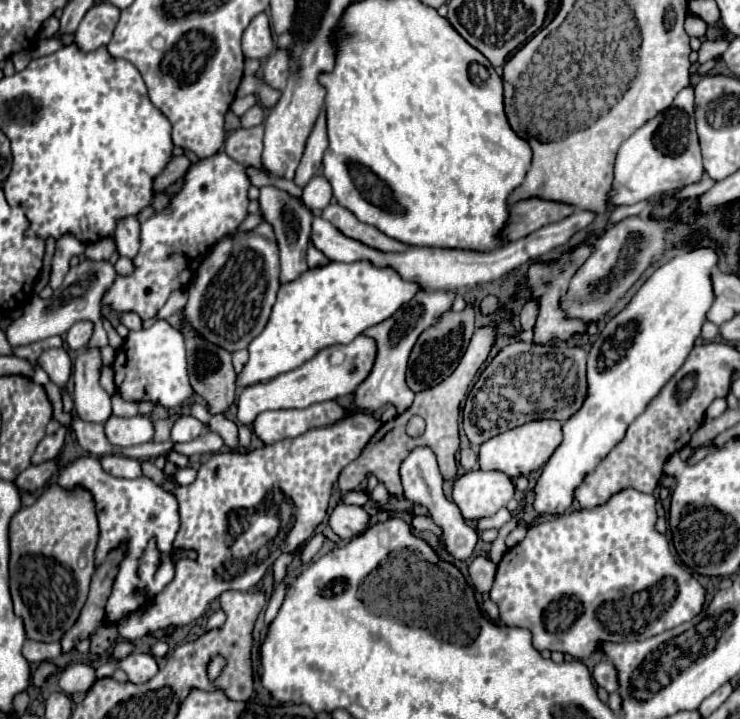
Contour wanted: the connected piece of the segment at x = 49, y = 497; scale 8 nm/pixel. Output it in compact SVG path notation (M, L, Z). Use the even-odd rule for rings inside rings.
M52 484L34 506L20 508L10 520L10 592L14 612L24 620L26 636L38 642L58 642L62 634L76 622L80 608L86 602L90 578L94 574L94 548L98 542L98 522L92 494L76 488L72 492ZM86 556L86 566L80 568L80 558Z

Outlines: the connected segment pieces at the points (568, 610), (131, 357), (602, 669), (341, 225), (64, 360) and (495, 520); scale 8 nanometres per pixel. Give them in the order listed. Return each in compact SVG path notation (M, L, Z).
M624 488L620 492L616 492L606 504L596 506L596 508L582 508L582 510L574 510L574 512L566 512L562 516L554 516L552 520L546 520L542 524L530 526L526 538L516 544L514 548L508 548L506 554L502 556L500 564L498 564L498 572L496 572L494 586L490 590L490 600L498 604L500 608L500 620L506 626L520 626L520 628L528 628L532 632L532 644L538 652L542 650L558 650L562 654L570 654L578 660L590 658L596 650L602 648L604 642L616 642L616 644L624 644L624 642L638 642L638 640L646 640L650 636L662 634L664 630L670 630L682 622L692 620L696 614L700 614L702 604L704 604L704 588L700 586L700 582L686 572L684 566L680 566L674 556L670 554L668 548L668 540L664 534L656 532L654 524L656 524L656 498L652 494L644 494L632 488Z
M158 320L148 330L130 332L124 346L116 354L114 362L116 388L126 400L150 400L166 408L178 408L192 396L192 386L188 382L184 336L168 322Z
M602 660L594 666L592 670L592 678L594 682L604 688L606 692L618 692L620 684L618 684L618 674L616 674L616 666L612 666L610 660Z
M336 202L328 204L324 208L322 216L328 222L332 222L344 236L348 236L352 240L358 240L358 242L362 242L370 248L376 248L380 252L404 252L406 250L404 244L396 242L394 238L388 238L380 230L376 230L376 226L368 226L368 224L356 220L356 216L350 210L338 206Z
M50 348L44 350L38 358L38 366L50 376L50 380L58 386L64 386L70 378L72 372L72 362L70 356L64 348Z
M500 508L494 516L490 518L482 518L478 520L478 528L480 530L486 530L486 528L502 528L506 522L512 520L512 514L506 510L506 508Z

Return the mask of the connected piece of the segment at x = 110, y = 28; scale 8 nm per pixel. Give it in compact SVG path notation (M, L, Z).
M112 4L92 6L86 12L86 16L82 18L82 22L74 34L74 44L82 52L94 52L94 50L106 46L112 38L118 18L120 18L120 10Z

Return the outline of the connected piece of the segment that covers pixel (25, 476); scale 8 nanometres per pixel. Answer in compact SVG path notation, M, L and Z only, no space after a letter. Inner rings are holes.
M48 460L42 462L40 466L32 464L28 470L20 472L14 480L14 484L18 486L18 490L22 492L38 492L42 488L48 486L48 482L52 480L52 476L58 472L58 462L56 460Z

